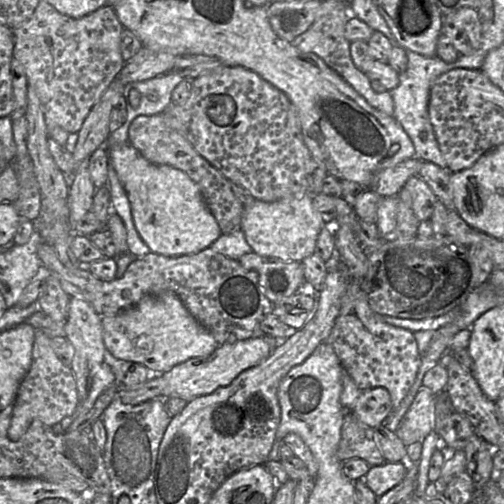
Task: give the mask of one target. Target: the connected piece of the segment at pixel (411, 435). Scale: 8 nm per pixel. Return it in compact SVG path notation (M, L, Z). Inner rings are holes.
M421 387L402 418L396 435L406 447L415 442L422 442L434 430L434 395L429 388Z

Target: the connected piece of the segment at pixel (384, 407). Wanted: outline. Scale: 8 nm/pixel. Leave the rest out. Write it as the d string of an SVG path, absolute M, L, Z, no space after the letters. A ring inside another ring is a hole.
M382 387L361 391L351 412L372 428L380 426L393 411L390 393Z

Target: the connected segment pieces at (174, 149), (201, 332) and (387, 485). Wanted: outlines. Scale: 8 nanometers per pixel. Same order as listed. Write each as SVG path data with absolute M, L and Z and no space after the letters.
M162 114L136 117L129 127L129 142L151 163L169 165L185 172L199 187L222 233L229 234L240 229L245 205L233 193L232 182L203 158L184 135L169 127Z
M172 292L146 296L125 311L103 316L102 327L103 341L112 358L142 364L152 372L168 372L190 358L207 357L218 347L212 333L190 314L179 297Z
M385 461L381 465L370 466L364 482L377 497L380 497L404 480L407 463Z

